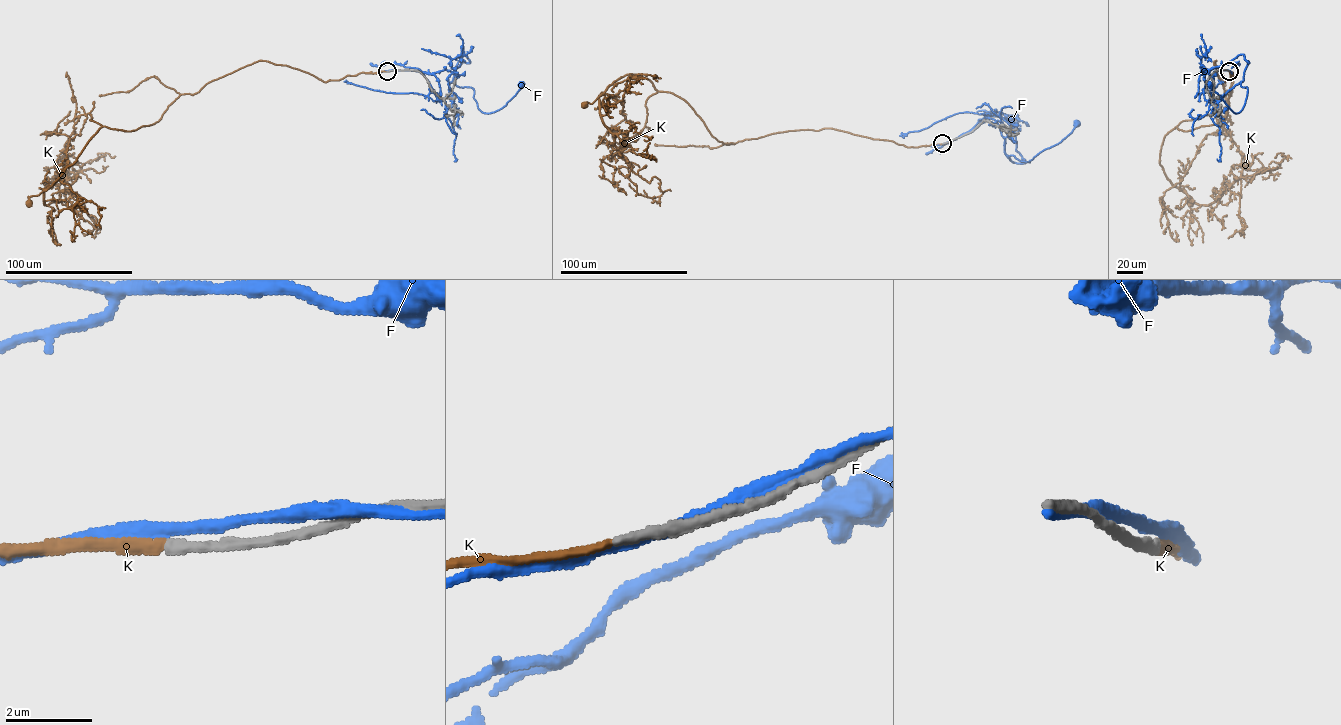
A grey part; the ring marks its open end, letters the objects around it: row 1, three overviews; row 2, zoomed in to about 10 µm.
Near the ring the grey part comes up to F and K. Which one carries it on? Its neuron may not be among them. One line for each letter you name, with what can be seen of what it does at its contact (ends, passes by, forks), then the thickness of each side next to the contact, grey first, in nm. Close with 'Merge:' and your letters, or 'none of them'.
K: it ends there; 240 nm thick on the grey side, 220 nm on the other
Merge: K

